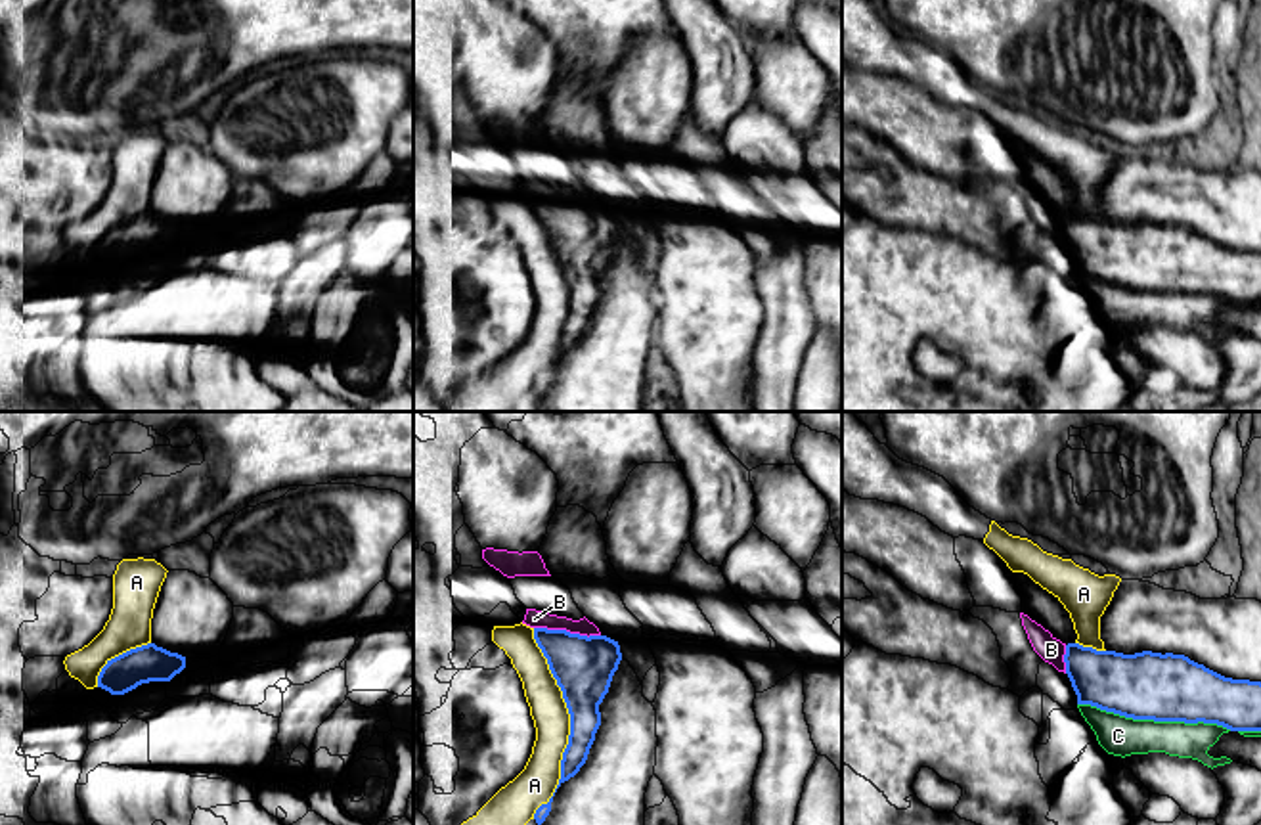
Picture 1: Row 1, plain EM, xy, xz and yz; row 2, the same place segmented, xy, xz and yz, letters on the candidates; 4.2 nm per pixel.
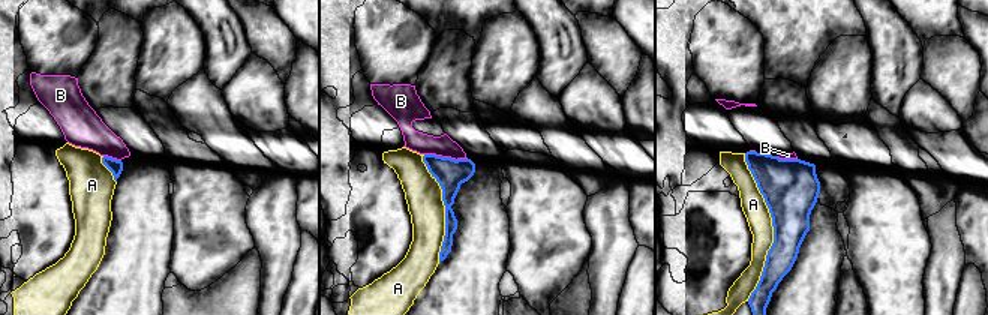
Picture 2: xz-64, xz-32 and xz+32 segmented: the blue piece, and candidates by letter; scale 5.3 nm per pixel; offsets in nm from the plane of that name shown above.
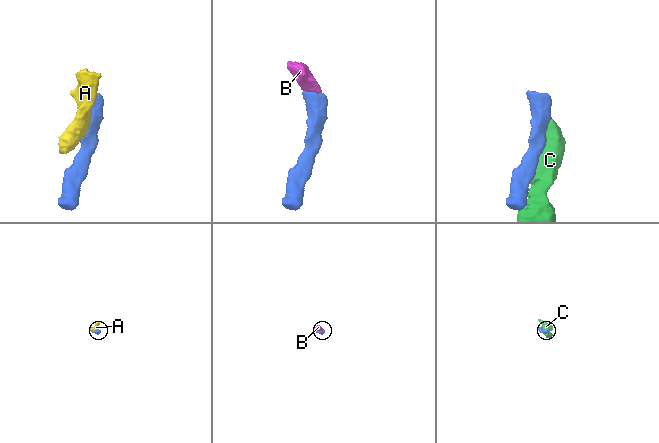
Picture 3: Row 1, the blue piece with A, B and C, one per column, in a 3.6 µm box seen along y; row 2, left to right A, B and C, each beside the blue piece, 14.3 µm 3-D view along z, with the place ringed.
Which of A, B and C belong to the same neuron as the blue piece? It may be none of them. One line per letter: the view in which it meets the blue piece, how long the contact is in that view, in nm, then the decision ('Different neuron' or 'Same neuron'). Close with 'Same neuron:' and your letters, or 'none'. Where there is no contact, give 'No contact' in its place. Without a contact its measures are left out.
A: Touches blue in xz. Shared border 800 nm. Different neuron
B: Touches blue in xz. Shared border 280 nm. Same neuron
C: Touches blue in yz. Shared border 650 nm. Different neuron
Same neuron: B

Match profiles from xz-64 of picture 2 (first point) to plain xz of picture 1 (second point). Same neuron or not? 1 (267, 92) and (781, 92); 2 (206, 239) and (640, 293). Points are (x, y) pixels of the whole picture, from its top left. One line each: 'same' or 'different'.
1: different
2: different

